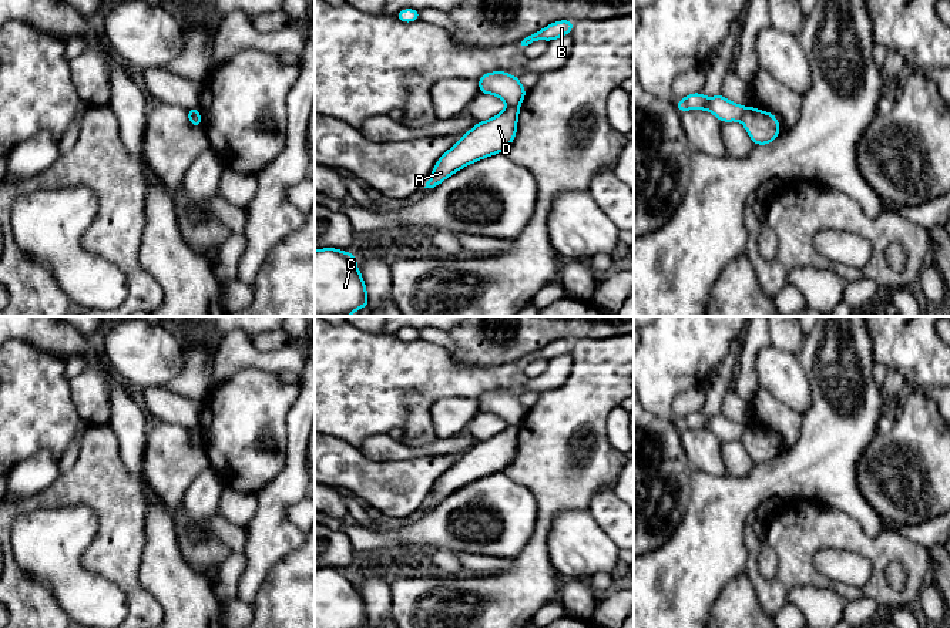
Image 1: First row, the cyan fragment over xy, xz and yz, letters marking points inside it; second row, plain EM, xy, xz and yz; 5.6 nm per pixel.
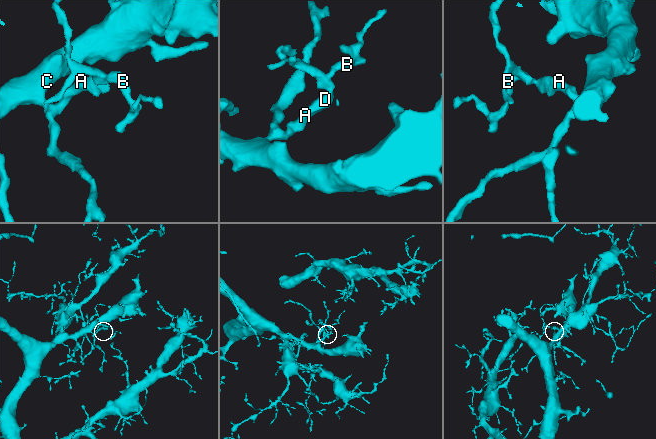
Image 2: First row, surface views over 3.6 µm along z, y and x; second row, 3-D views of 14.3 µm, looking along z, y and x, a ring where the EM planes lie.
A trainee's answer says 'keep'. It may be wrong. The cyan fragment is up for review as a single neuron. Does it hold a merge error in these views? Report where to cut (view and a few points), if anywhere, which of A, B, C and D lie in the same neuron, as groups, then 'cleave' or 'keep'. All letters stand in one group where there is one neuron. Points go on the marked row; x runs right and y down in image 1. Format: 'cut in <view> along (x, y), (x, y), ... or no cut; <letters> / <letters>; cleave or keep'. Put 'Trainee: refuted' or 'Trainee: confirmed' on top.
Trainee: refuted
cut in yz along (745, 107), (741, 120); A C D / B; cleave

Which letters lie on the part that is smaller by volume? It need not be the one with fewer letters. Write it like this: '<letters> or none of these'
B

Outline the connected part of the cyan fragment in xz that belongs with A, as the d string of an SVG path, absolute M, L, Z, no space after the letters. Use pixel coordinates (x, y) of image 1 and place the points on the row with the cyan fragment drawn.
M507 105L500 114L477 122L436 162L424 188L434 188L459 169L504 152L517 132L520 107Z

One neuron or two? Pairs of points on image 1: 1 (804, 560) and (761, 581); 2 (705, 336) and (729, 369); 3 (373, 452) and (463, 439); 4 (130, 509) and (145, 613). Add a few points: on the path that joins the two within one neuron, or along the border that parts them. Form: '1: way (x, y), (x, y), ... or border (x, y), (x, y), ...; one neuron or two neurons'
1: way (794, 570), (781, 583), (771, 583); one neuron
2: border (741, 333), (702, 385); two neurons
3: way (396, 452), (423, 452), (440, 446); one neuron
4: way (127, 534), (127, 580), (131, 587); one neuron

